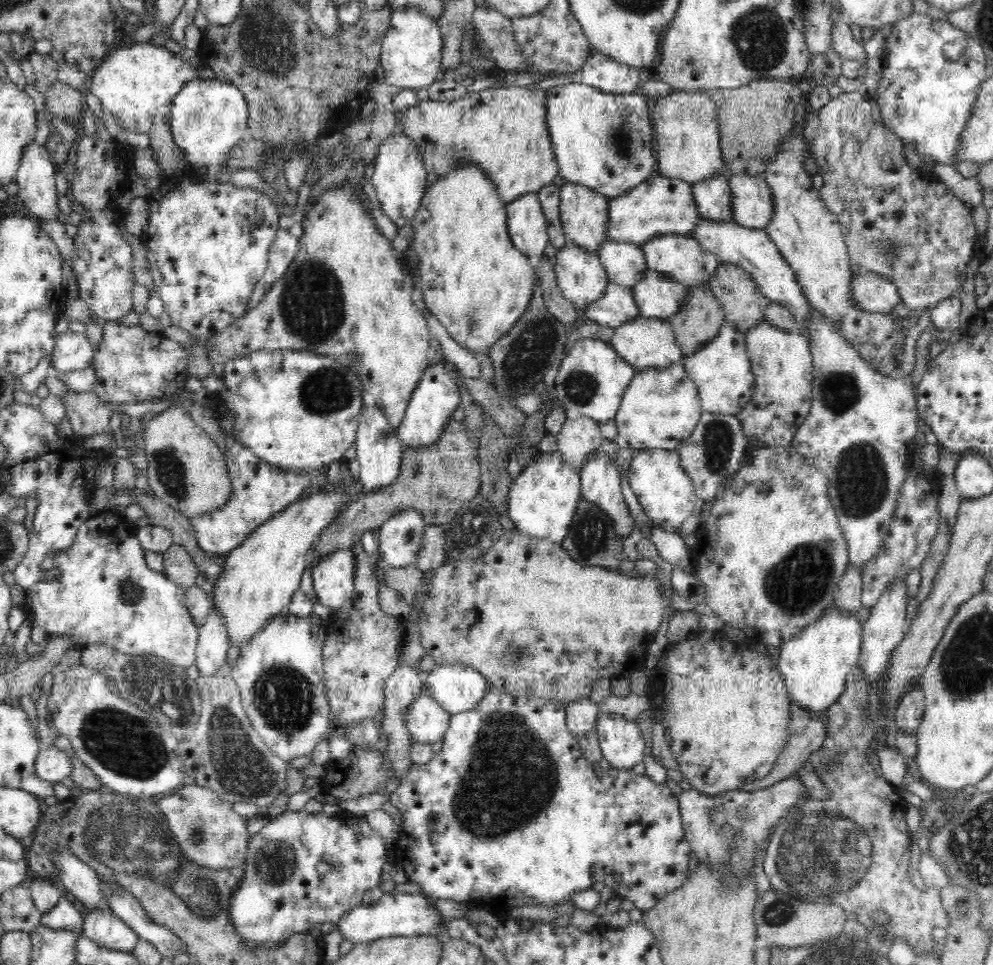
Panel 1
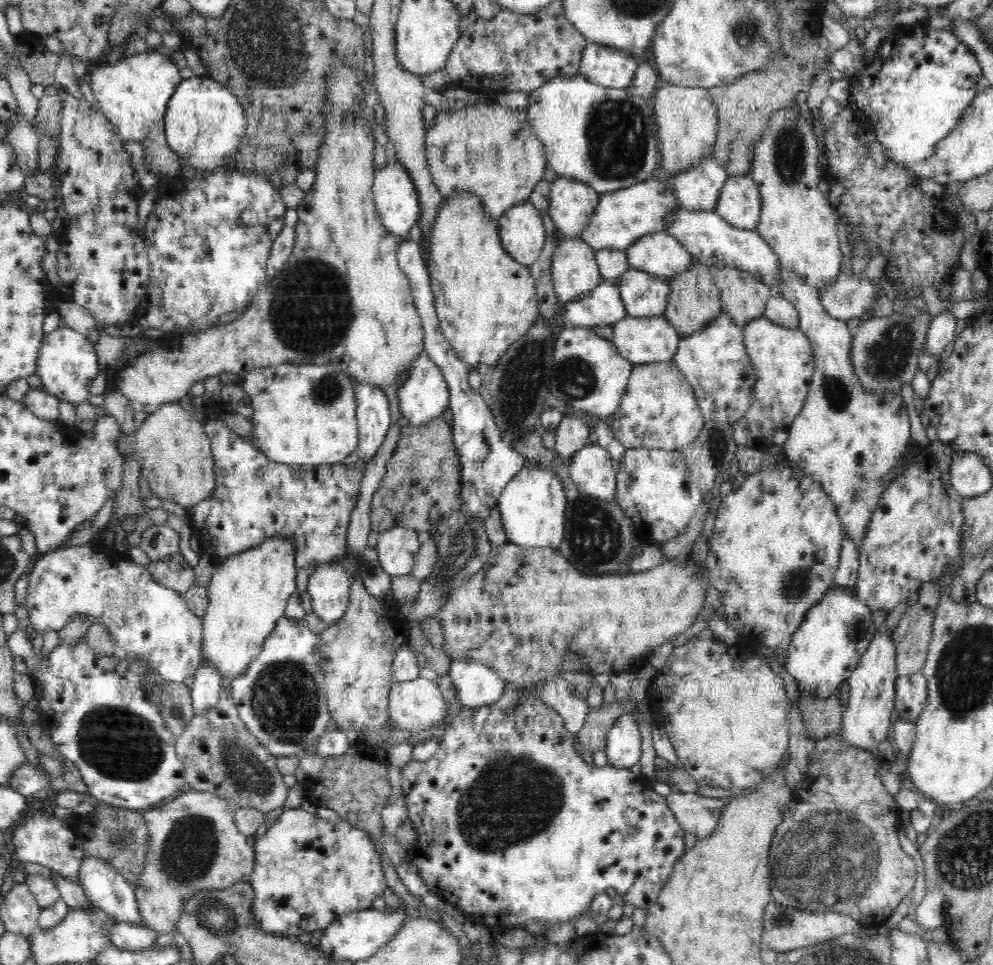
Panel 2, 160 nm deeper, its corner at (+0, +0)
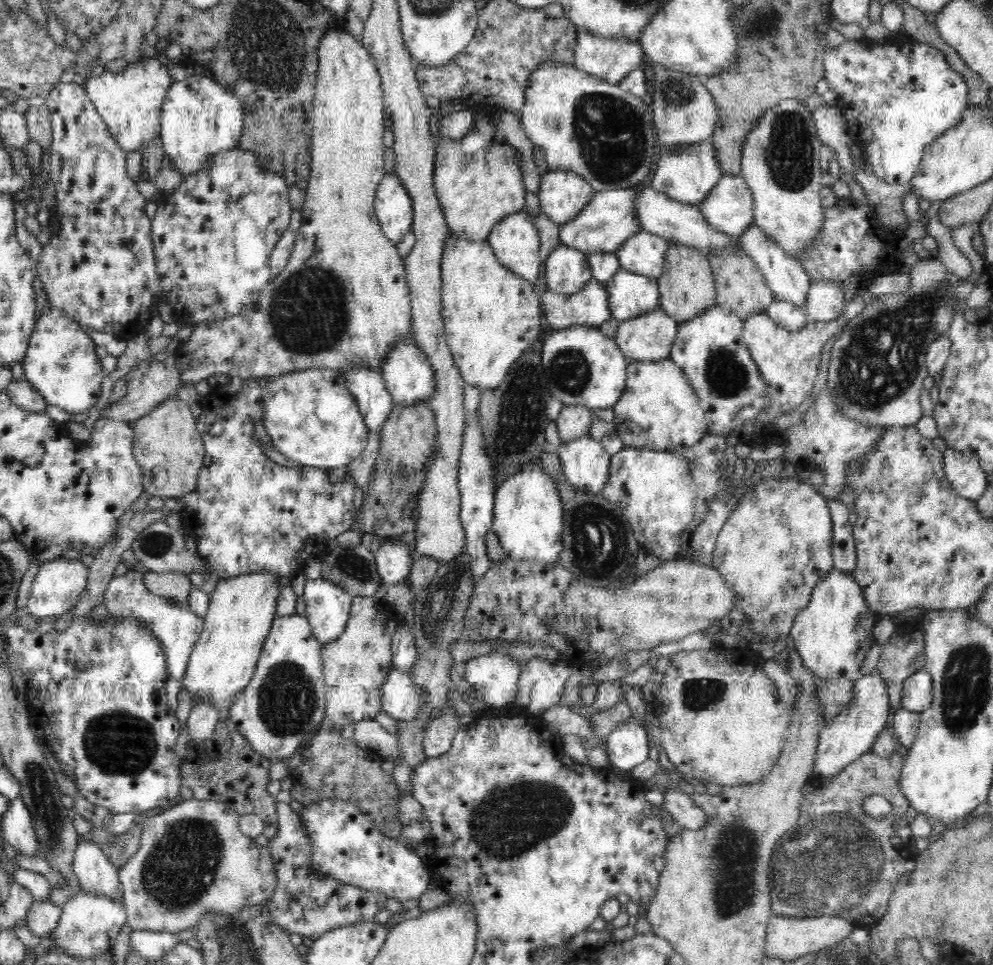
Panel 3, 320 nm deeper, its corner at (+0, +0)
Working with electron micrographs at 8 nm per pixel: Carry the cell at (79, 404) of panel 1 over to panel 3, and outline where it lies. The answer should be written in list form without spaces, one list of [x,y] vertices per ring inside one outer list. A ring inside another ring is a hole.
[[[176,395],[162,404],[158,404],[145,416],[134,421],[133,455],[143,476],[143,490],[150,496],[160,496],[161,499],[183,499],[185,494],[196,490],[198,484],[199,470],[203,465],[205,457],[204,444],[200,433],[196,429],[196,418],[194,418],[188,404],[184,404]]]

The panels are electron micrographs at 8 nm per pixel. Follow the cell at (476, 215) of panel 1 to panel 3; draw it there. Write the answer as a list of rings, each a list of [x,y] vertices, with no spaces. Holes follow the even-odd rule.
[[[450,234],[442,252],[441,315],[446,344],[464,383],[494,391],[512,364],[538,338],[542,322],[534,285],[502,266],[486,240],[470,242]]]

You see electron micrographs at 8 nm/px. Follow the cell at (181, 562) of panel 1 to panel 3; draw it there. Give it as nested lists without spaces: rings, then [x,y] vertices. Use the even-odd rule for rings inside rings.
[[[146,572],[144,582],[150,594],[173,599],[180,606],[188,606],[187,598],[194,587],[189,576],[179,572]]]

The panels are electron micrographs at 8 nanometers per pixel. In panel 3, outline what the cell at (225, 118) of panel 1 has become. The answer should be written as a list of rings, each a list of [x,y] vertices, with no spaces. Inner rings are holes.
[[[191,75],[172,83],[163,100],[160,132],[163,149],[172,169],[184,176],[205,170],[216,153],[236,149],[244,120],[240,100],[214,79]]]

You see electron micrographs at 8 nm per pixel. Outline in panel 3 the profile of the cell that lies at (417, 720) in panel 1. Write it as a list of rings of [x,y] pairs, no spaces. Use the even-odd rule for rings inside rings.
[[[392,666],[382,683],[382,710],[399,722],[408,722],[419,715],[424,695],[423,686],[414,684],[406,671]]]

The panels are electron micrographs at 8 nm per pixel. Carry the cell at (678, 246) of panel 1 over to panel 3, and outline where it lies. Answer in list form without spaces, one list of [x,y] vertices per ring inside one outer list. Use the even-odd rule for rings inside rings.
[[[640,230],[614,253],[624,270],[657,279],[662,274],[666,251],[671,244],[662,236]]]

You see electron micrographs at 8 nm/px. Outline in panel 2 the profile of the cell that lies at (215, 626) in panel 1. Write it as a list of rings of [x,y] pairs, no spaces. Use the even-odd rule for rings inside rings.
[[[203,660],[194,674],[194,682],[190,687],[192,708],[195,716],[212,710],[218,702],[222,686],[222,678],[217,670]]]

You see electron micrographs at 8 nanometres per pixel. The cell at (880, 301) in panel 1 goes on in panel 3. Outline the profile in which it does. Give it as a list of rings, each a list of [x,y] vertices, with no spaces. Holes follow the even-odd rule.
[[[818,280],[810,284],[803,307],[807,322],[828,322],[841,316],[844,300],[842,286],[831,280]]]

